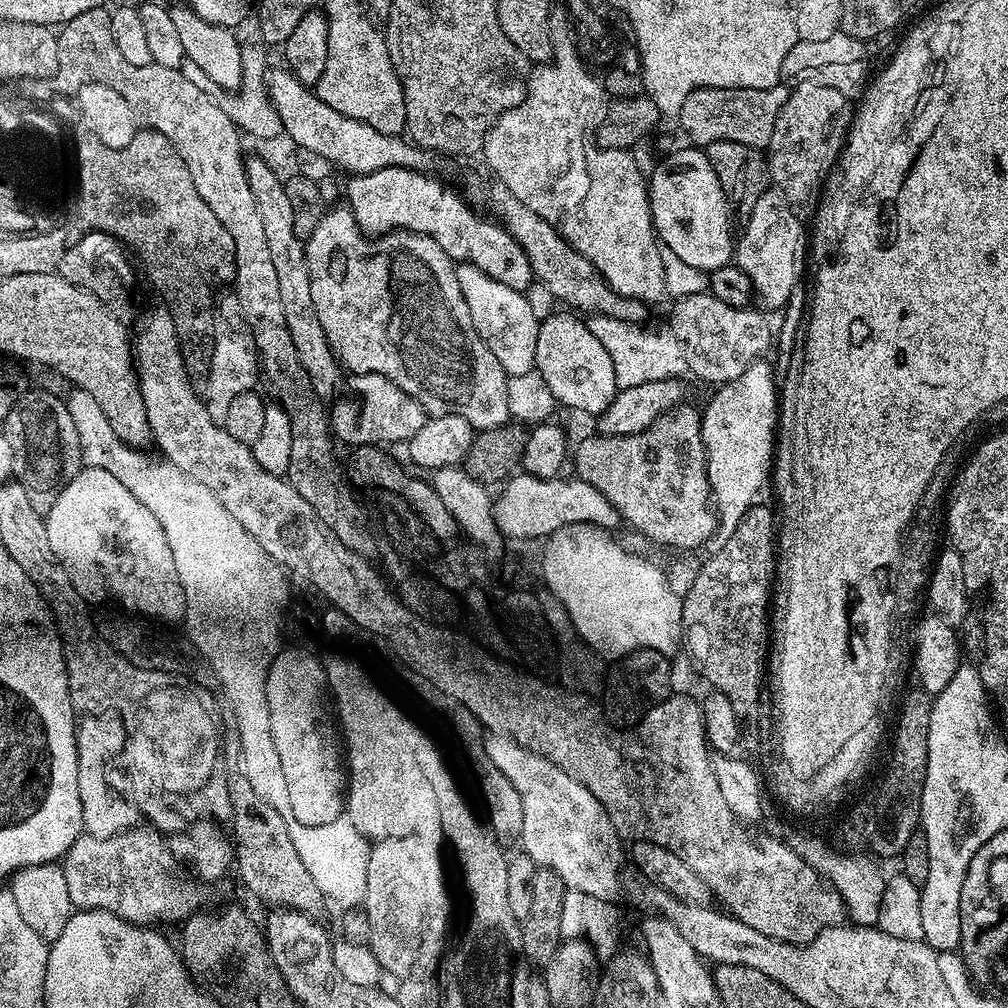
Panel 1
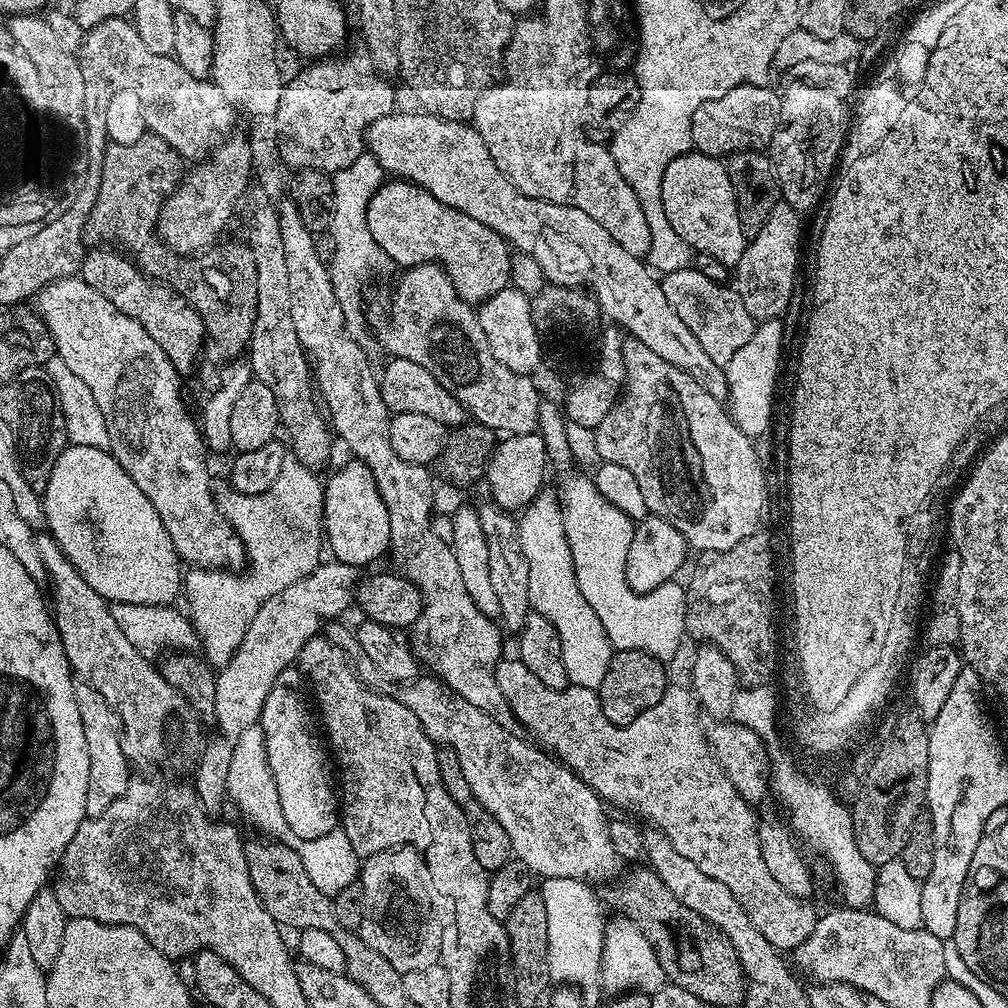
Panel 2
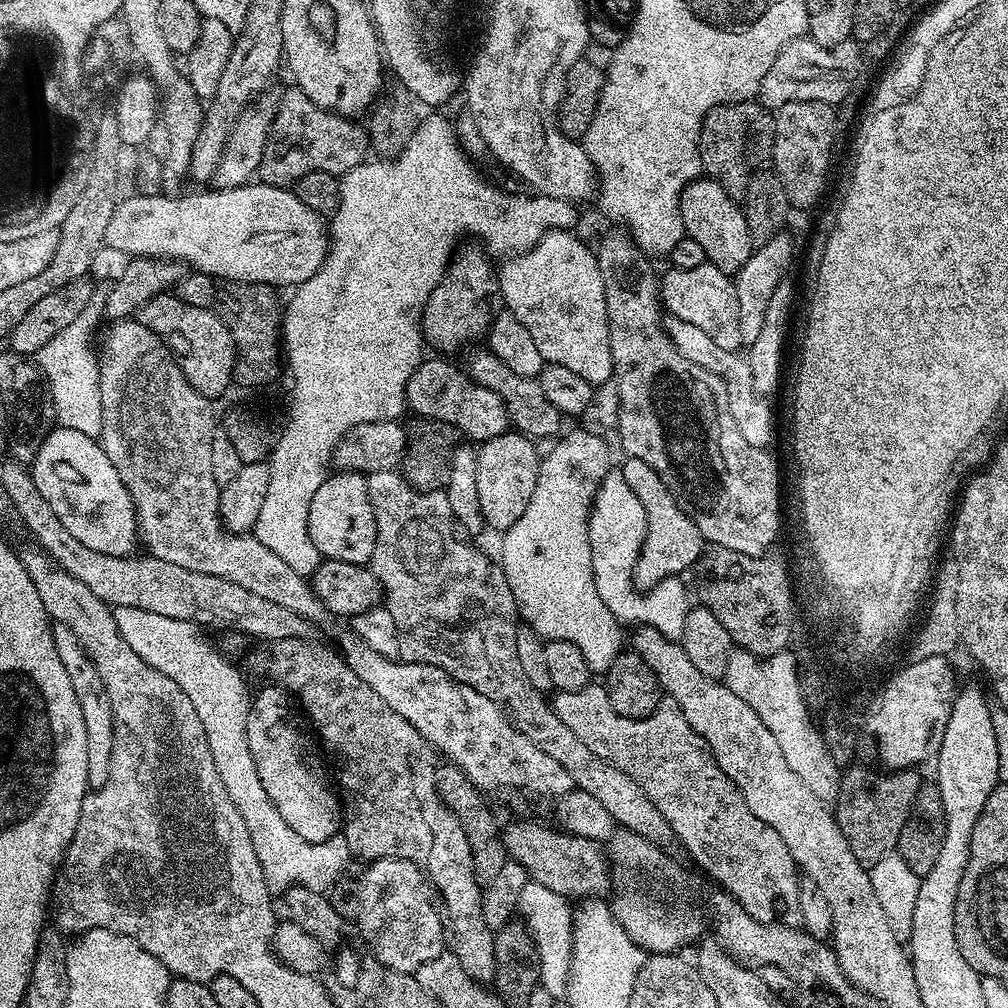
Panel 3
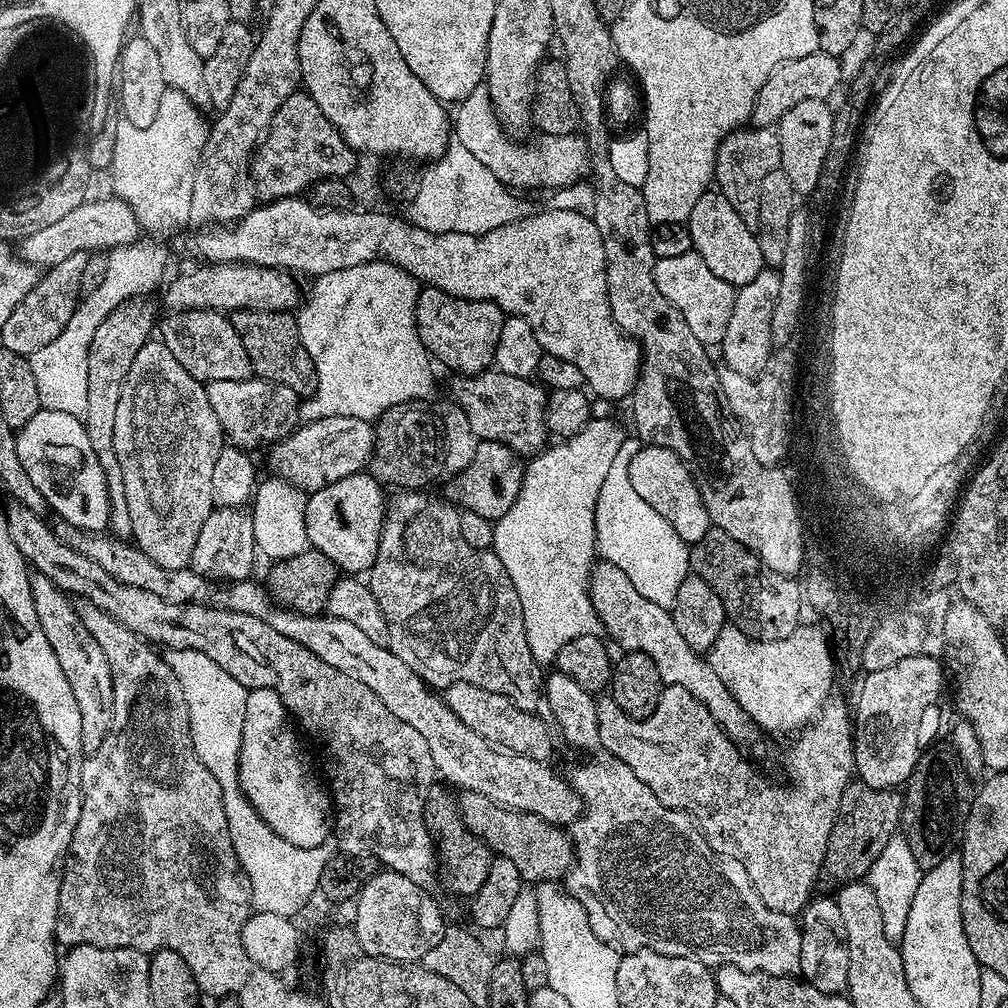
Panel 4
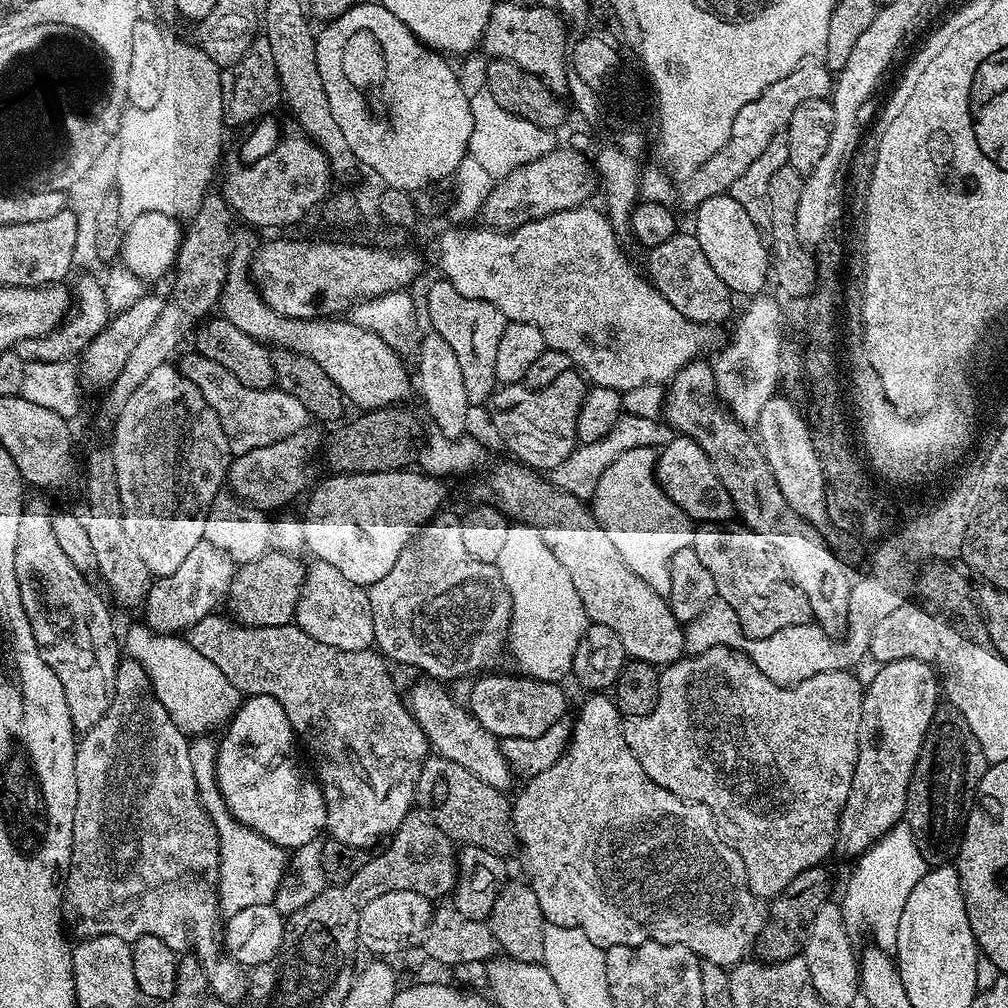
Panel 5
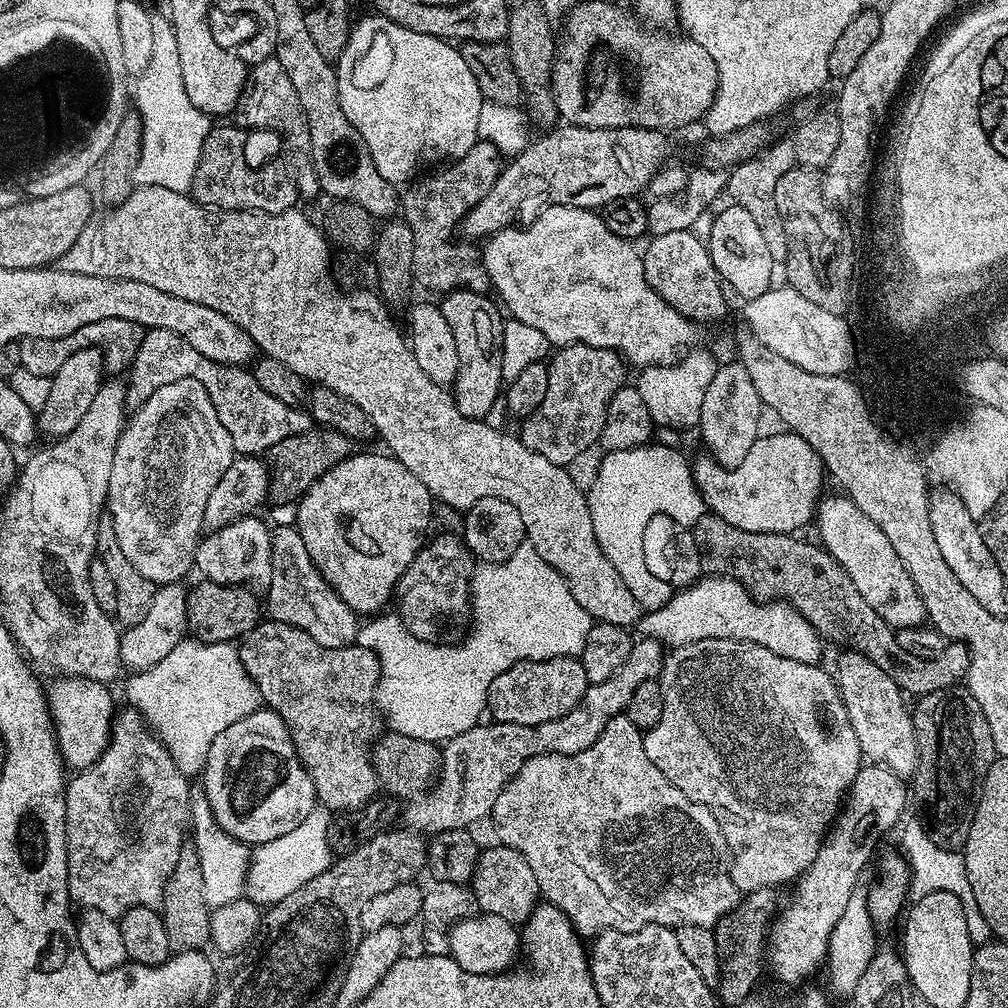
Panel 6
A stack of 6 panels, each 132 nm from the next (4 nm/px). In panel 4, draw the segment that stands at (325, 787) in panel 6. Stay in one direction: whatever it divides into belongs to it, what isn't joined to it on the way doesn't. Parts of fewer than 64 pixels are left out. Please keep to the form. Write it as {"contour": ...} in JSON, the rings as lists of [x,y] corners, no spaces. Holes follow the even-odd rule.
{"contour":[[[9,503],[8,529],[10,538],[14,538],[14,546],[28,561],[39,575],[50,578],[50,582],[58,585],[63,592],[80,597],[83,601],[98,606],[106,614],[110,614],[126,630],[134,630],[149,644],[161,646],[174,651],[194,650],[206,654],[214,662],[222,666],[227,674],[242,682],[246,689],[269,688],[282,698],[289,713],[298,721],[299,727],[312,735],[314,743],[320,747],[324,755],[324,768],[328,771],[327,783],[334,805],[334,840],[339,851],[354,856],[370,855],[389,872],[397,872],[403,876],[408,873],[408,852],[414,852],[424,844],[424,836],[428,834],[424,818],[424,804],[428,800],[428,790],[437,779],[438,773],[434,766],[434,758],[430,758],[430,750],[426,750],[426,742],[422,734],[406,722],[394,718],[386,706],[382,706],[382,698],[370,690],[370,686],[362,686],[358,678],[350,678],[350,674],[342,674],[342,670],[334,670],[327,662],[322,662],[318,654],[310,654],[306,646],[298,646],[286,634],[278,634],[274,626],[262,622],[262,618],[250,618],[250,614],[238,614],[211,608],[209,604],[175,604],[150,594],[148,590],[138,590],[136,586],[126,586],[118,582],[98,562],[90,562],[82,554],[66,546],[56,536],[56,529],[43,516],[28,510],[24,504]]]}

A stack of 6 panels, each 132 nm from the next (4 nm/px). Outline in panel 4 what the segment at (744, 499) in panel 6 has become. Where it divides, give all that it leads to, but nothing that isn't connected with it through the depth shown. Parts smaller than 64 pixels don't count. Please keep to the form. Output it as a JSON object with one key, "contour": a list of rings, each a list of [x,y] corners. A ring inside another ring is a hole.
{"contour":[[[643,445],[638,454],[631,459],[630,482],[633,483],[633,489],[650,506],[653,506],[654,510],[657,510],[658,514],[666,519],[666,522],[680,520],[680,528],[684,528],[684,524],[688,524],[688,520],[692,520],[692,524],[688,524],[688,528],[684,528],[684,532],[688,532],[688,536],[692,536],[692,544],[700,541],[711,531],[712,523],[706,512],[705,504],[701,501],[696,481],[689,474],[687,466],[672,450]],[[648,488],[652,488],[652,492],[656,492],[656,496],[648,496]],[[688,508],[692,508],[692,516],[688,516]]]}

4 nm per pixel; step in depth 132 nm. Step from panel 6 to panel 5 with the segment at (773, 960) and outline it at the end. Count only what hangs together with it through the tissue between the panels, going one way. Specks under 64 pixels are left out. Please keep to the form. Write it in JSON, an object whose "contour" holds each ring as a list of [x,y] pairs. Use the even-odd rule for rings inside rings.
{"contour":[[[896,660],[879,665],[872,681],[867,681],[862,698],[862,722],[858,722],[858,762],[854,766],[854,778],[846,806],[840,815],[840,827],[834,837],[834,848],[838,853],[859,858],[871,844],[876,844],[894,825],[904,818],[906,794],[918,754],[922,750],[924,736],[930,730],[938,705],[942,700],[942,689],[938,683],[938,672],[931,663],[918,660]]]}

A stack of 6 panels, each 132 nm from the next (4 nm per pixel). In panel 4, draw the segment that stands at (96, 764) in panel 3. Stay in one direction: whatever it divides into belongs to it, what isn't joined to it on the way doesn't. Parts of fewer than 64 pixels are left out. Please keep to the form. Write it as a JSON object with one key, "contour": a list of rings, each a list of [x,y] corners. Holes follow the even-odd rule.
{"contour":[[[39,574],[32,576],[32,593],[34,594],[34,610],[38,610],[38,622],[42,622],[42,630],[46,639],[62,665],[62,674],[66,674],[66,682],[70,682],[70,690],[74,690],[74,698],[78,701],[78,714],[82,714],[82,746],[85,753],[98,750],[102,742],[106,742],[106,734],[110,734],[110,722],[114,710],[114,694],[110,666],[106,662],[106,654],[94,642],[94,638],[86,630],[77,605],[71,604],[69,593],[63,592],[50,578]]]}

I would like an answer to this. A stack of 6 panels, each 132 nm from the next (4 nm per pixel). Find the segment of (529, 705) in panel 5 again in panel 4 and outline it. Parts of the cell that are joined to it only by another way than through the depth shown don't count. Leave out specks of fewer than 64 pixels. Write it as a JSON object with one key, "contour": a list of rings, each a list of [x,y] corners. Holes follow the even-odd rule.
{"contour":[[[459,680],[451,684],[442,692],[445,702],[478,734],[482,734],[484,740],[489,740],[497,748],[505,752],[517,752],[519,756],[534,758],[535,760],[551,761],[552,756],[552,732],[553,729],[543,724],[541,717],[535,712],[518,710],[514,702],[502,698],[502,694],[494,694],[490,690],[482,690],[470,682]]]}

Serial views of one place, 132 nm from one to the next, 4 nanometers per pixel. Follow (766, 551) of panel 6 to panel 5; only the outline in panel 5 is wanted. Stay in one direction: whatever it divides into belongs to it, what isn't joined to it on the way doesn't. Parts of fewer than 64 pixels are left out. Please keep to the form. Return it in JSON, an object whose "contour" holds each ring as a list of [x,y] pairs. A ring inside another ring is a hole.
{"contour":[[[705,523],[693,531],[690,547],[698,554],[702,566],[710,570],[717,597],[725,600],[730,610],[738,614],[745,637],[752,642],[765,640],[778,634],[778,630],[786,630],[786,626],[813,623],[806,594],[782,575],[771,555],[764,556],[766,537],[743,526],[730,527]]]}

